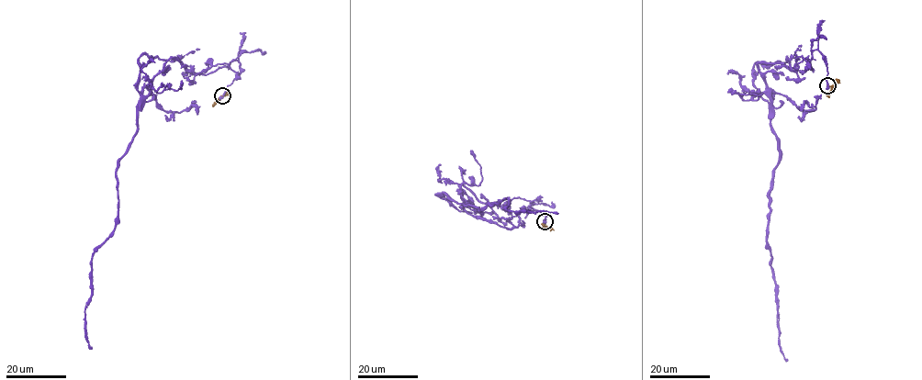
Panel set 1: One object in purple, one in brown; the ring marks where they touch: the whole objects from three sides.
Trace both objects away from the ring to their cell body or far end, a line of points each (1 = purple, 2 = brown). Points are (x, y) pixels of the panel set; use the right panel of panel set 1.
1: (827, 85), (816, 50), (803, 71), (758, 63), (779, 153), (768, 247), (787, 361)
2: (827, 85), (836, 84), (838, 79)

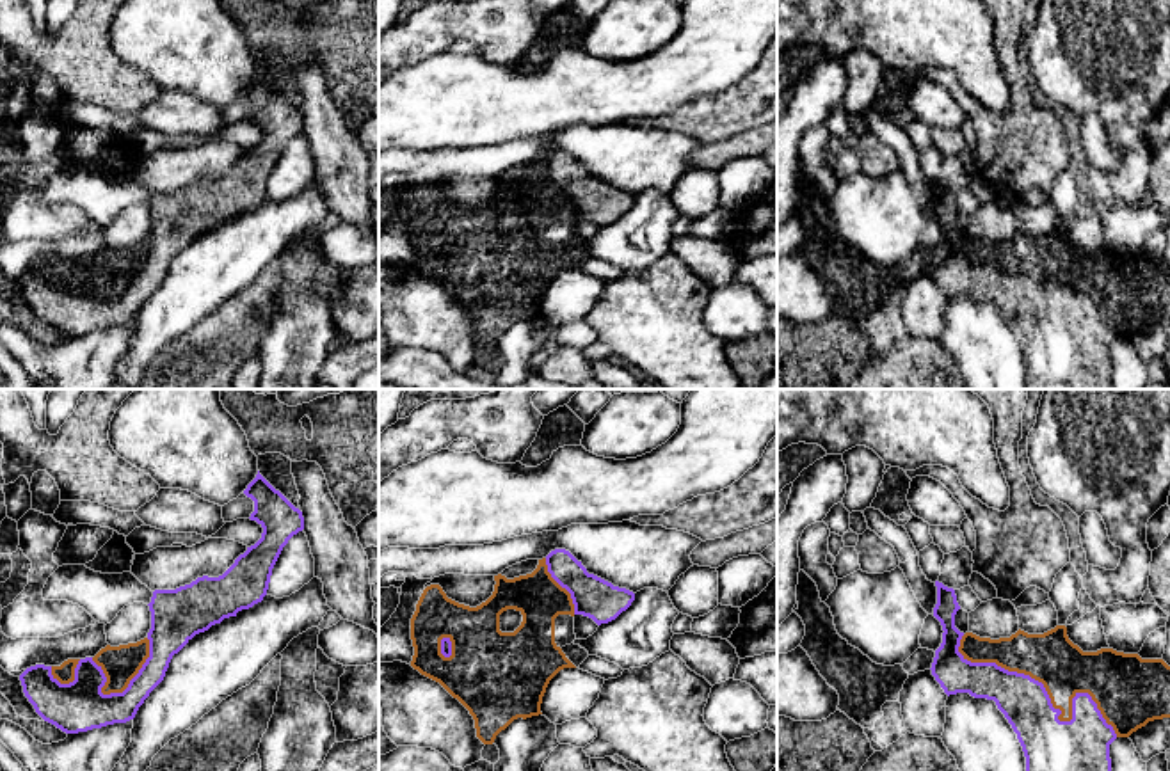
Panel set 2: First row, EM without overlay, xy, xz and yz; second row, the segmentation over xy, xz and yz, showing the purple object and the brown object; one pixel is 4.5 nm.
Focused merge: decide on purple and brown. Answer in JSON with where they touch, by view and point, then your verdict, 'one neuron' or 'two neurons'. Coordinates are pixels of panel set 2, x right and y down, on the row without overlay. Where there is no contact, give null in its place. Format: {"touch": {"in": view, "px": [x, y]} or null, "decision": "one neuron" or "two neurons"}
{"touch": {"in": "yz", "px": [1049, 301]}, "decision": "two neurons"}

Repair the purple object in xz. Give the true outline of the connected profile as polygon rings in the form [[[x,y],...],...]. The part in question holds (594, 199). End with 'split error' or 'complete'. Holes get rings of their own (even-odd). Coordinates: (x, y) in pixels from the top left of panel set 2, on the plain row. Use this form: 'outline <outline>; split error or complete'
outline [[[555,151],[546,158],[551,179],[571,195],[574,217],[592,220],[597,227],[615,222],[635,203],[635,195],[589,176],[569,153]]]; complete

